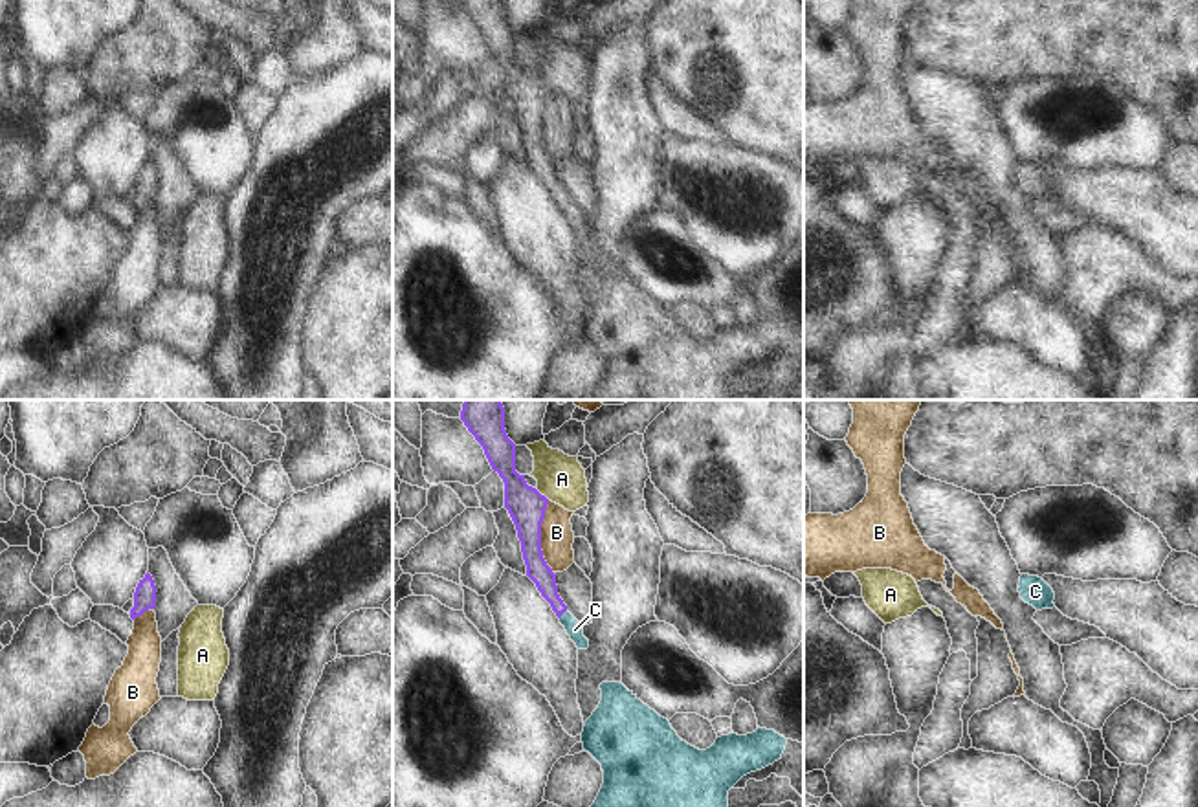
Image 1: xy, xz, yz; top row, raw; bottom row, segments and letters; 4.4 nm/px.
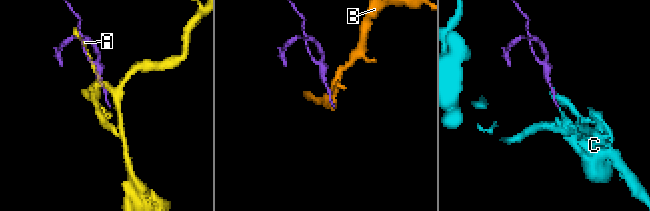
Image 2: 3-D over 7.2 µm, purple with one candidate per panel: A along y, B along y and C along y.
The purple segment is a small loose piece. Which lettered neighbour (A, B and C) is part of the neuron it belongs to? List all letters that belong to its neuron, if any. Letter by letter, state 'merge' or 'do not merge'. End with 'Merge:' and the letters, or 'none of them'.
A: do not merge
B: do not merge
C: merge
Merge: C

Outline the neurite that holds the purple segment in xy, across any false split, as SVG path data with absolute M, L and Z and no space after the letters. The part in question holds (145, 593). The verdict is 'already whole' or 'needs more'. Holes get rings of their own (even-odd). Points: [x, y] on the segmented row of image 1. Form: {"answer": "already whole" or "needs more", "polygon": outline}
{"answer": "already whole", "polygon": "M147 572L143 580L139 580L134 592L134 607L130 609L130 618L136 620L145 611L156 607L156 585L152 576Z"}

